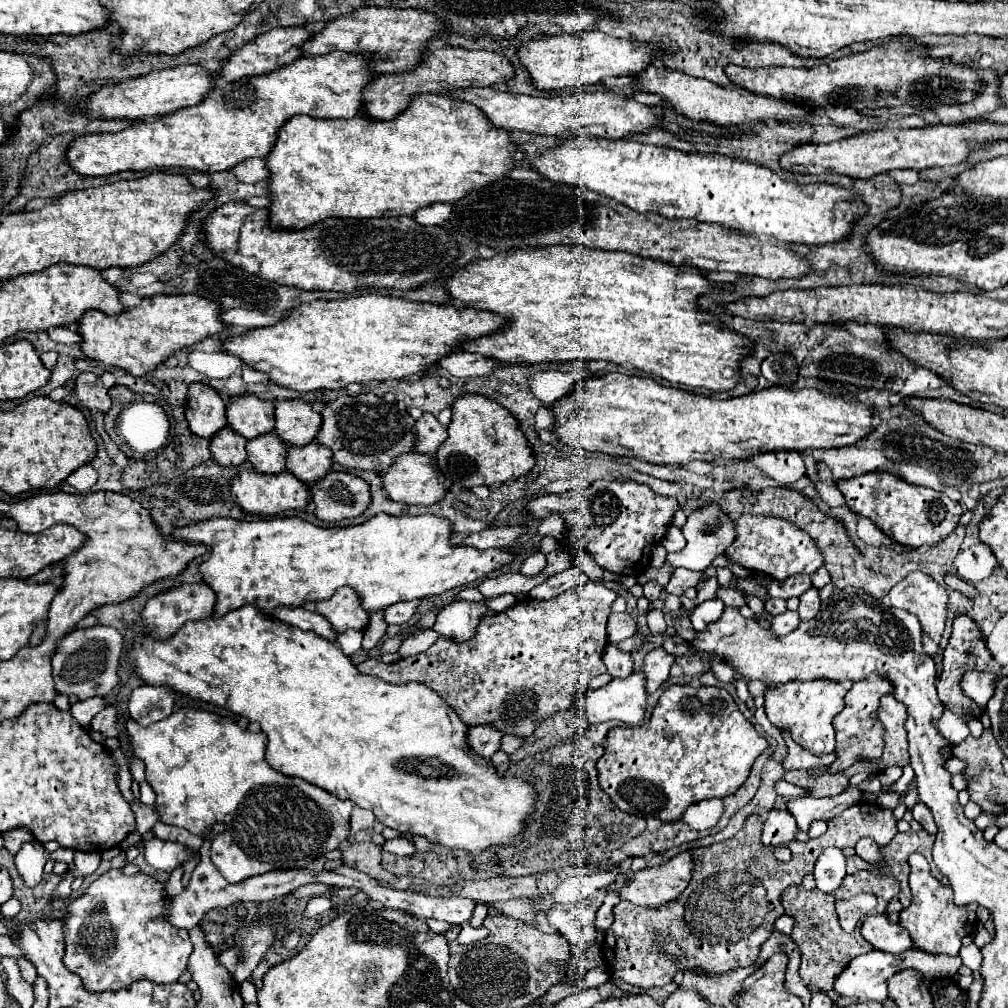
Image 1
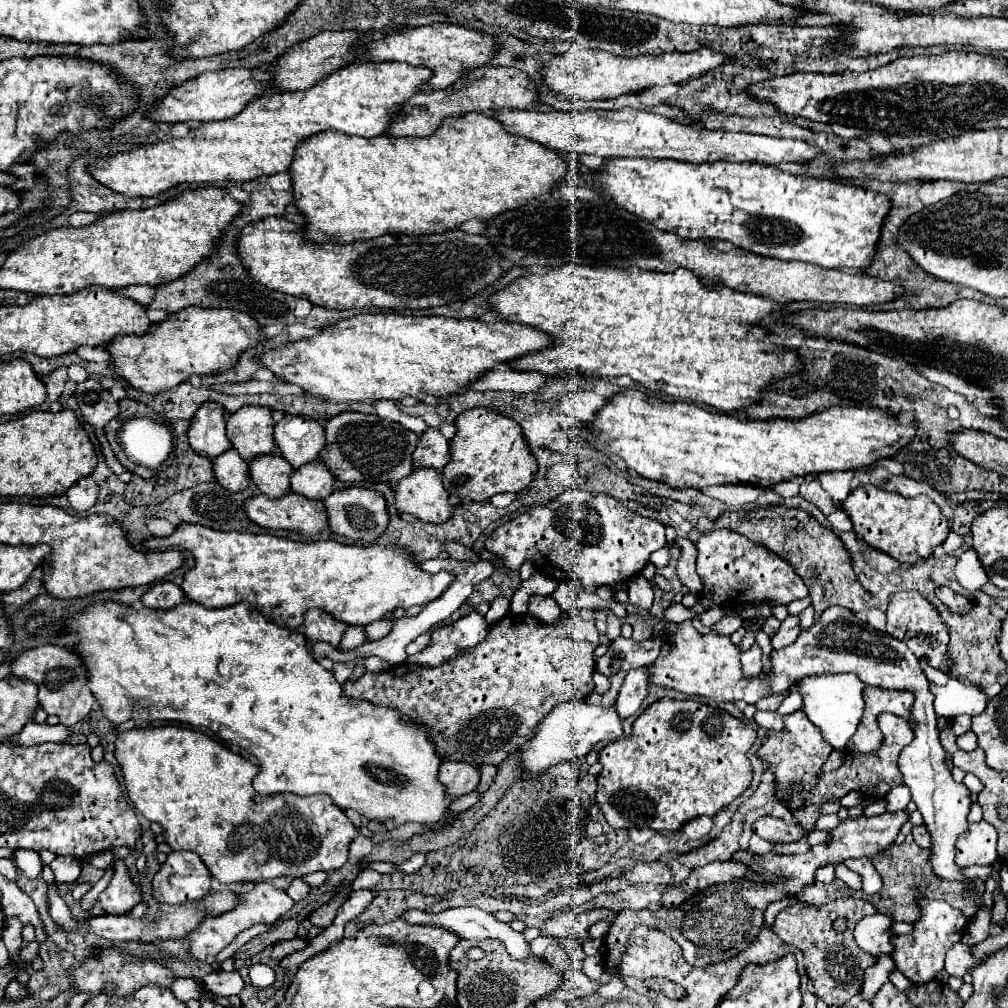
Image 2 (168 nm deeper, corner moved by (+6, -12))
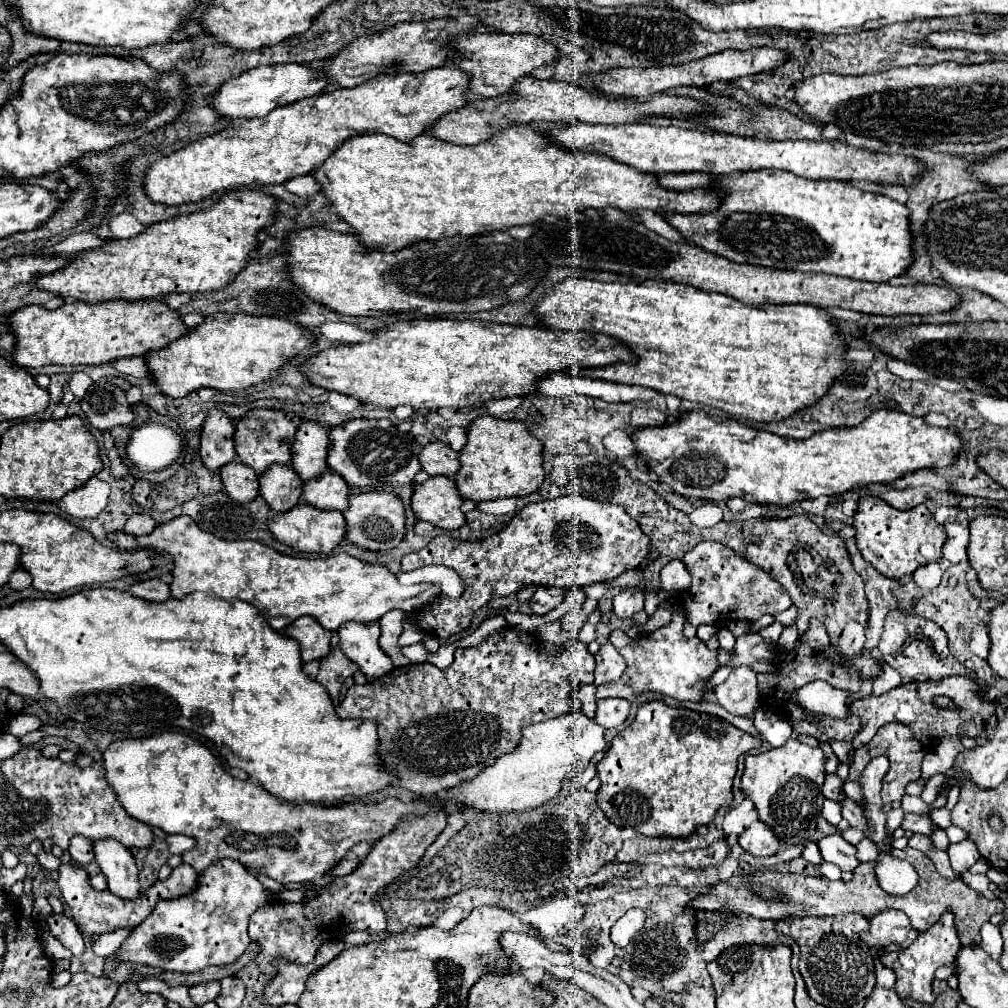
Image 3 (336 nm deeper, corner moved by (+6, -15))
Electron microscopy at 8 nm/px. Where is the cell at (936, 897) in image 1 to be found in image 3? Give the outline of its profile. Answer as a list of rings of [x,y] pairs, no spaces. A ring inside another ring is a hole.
[[[945,913],[941,917],[941,921],[935,923],[931,929],[927,929],[925,933],[921,933],[911,943],[909,949],[901,949],[901,951],[895,951],[895,953],[883,951],[879,961],[883,963],[883,967],[889,967],[897,975],[895,991],[897,991],[899,999],[915,999],[915,1001],[921,1001],[921,1003],[933,1003],[933,991],[931,991],[933,973],[941,965],[951,965],[959,947],[961,947],[961,943],[959,943],[959,937],[957,937],[957,929],[953,929],[953,915]]]

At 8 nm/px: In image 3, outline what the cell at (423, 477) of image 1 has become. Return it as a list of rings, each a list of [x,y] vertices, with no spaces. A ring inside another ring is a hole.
[[[431,477],[421,485],[415,485],[413,513],[421,521],[429,521],[441,529],[461,529],[465,515],[461,511],[461,495],[455,481],[449,477]]]

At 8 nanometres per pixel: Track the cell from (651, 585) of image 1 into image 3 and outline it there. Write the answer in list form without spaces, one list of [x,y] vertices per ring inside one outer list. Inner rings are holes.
[[[639,587],[623,589],[613,597],[613,613],[623,619],[631,619],[635,613],[643,609],[643,591]]]

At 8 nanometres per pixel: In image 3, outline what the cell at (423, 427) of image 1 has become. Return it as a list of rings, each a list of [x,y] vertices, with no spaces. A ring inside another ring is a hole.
[[[441,441],[429,443],[421,451],[419,459],[421,459],[421,467],[431,477],[435,477],[435,475],[445,475],[445,477],[451,477],[453,475],[455,477],[455,473],[461,467],[457,453],[451,447],[447,447],[447,443],[441,443]]]

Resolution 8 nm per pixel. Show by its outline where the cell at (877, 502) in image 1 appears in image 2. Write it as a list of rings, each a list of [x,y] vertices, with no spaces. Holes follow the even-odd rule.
[[[867,484],[851,490],[845,502],[841,502],[841,508],[851,518],[853,530],[861,540],[907,564],[913,564],[921,556],[929,558],[949,534],[949,520],[941,514],[941,508],[927,496],[905,498],[901,494]]]

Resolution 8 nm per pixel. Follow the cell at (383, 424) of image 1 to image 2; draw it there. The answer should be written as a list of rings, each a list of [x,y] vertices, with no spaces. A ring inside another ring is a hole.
[[[341,412],[325,422],[327,444],[319,452],[319,460],[341,482],[389,482],[409,476],[413,472],[411,454],[419,436],[395,422],[381,420],[377,414]]]

